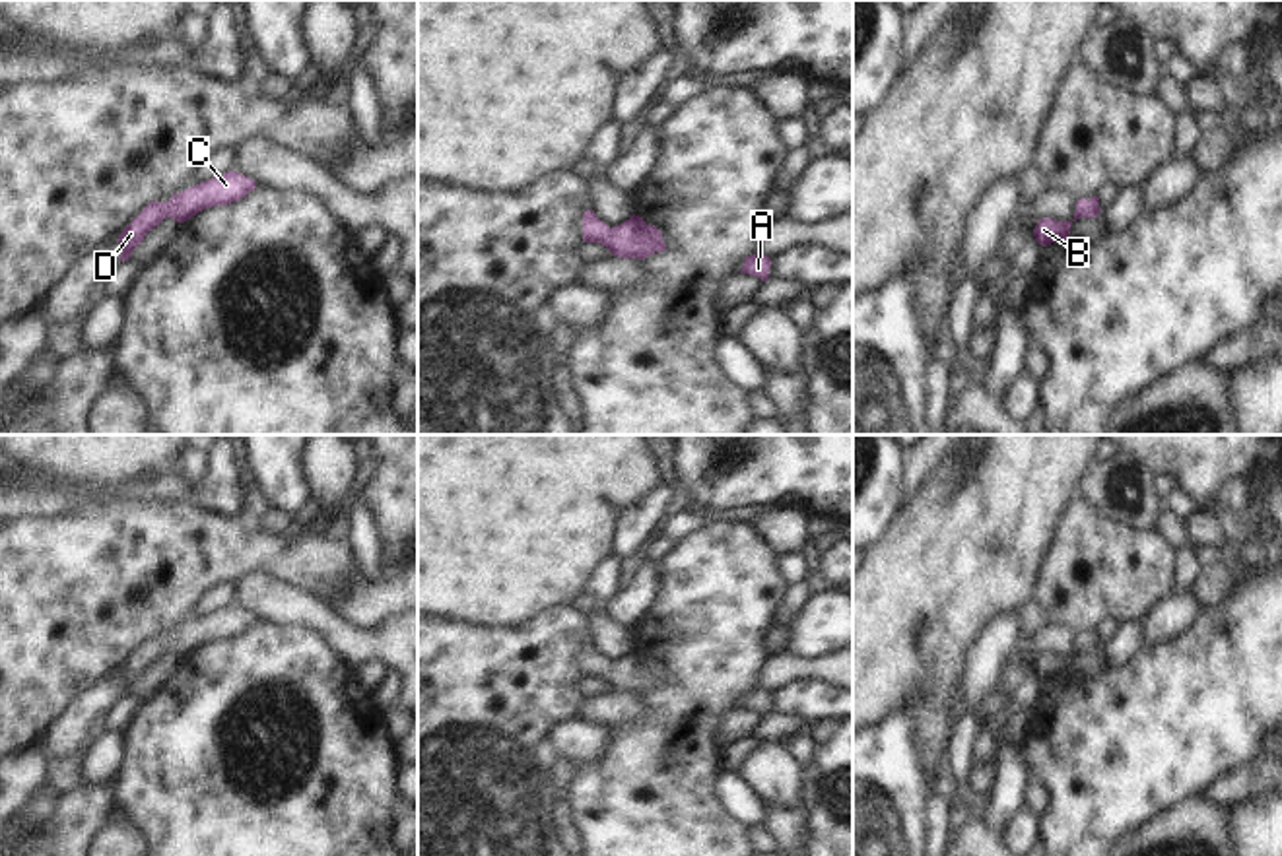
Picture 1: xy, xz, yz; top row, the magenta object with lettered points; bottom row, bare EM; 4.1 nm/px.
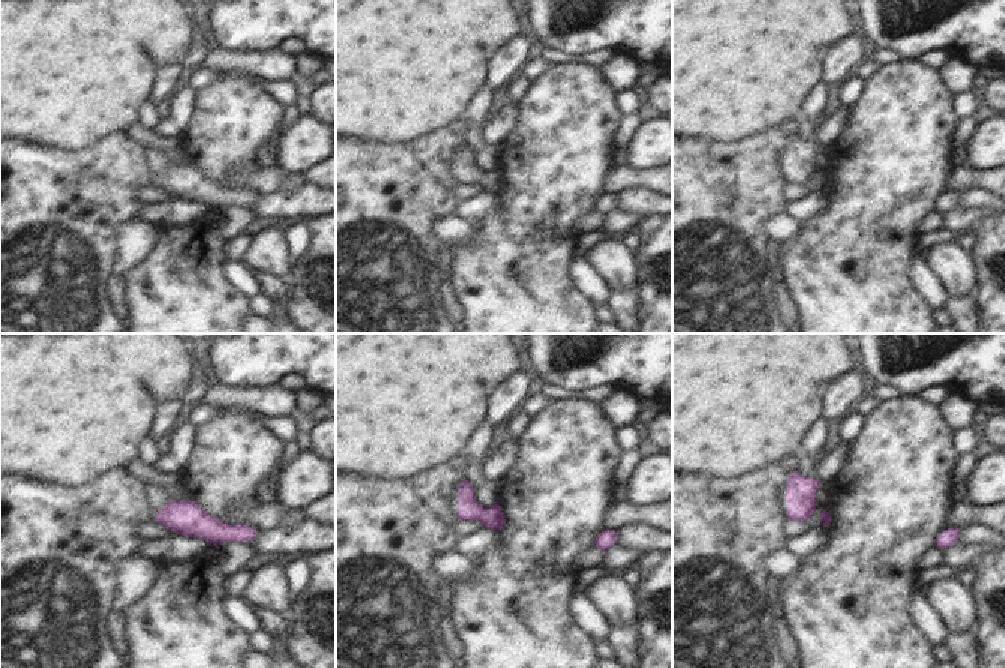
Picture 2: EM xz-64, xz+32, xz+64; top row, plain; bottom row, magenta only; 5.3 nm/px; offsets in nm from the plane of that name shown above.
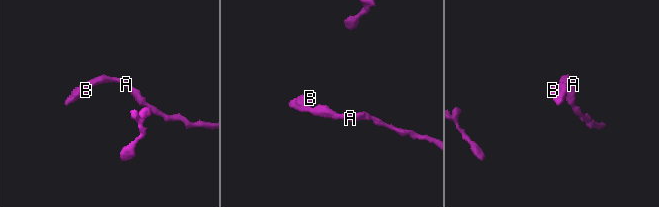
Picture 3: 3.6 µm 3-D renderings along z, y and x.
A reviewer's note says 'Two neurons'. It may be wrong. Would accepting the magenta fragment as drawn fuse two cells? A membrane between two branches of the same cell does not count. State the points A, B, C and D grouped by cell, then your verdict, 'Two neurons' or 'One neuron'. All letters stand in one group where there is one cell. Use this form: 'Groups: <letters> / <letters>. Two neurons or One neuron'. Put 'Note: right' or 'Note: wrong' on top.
Note: wrong
Groups: A B C D. One neuron.

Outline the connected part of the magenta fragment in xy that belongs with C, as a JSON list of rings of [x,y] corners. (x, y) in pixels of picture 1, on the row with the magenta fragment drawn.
[[[227,171],[179,194],[173,194],[169,202],[150,202],[118,235],[118,243],[122,247],[120,262],[130,260],[132,250],[165,217],[185,223],[198,212],[212,206],[227,206],[237,202],[254,188],[256,182],[253,179],[235,171]]]

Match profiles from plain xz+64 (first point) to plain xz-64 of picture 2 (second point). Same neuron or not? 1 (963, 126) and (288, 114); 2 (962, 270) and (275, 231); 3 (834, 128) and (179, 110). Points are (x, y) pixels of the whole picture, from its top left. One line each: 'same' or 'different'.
1: same
2: same
3: same

